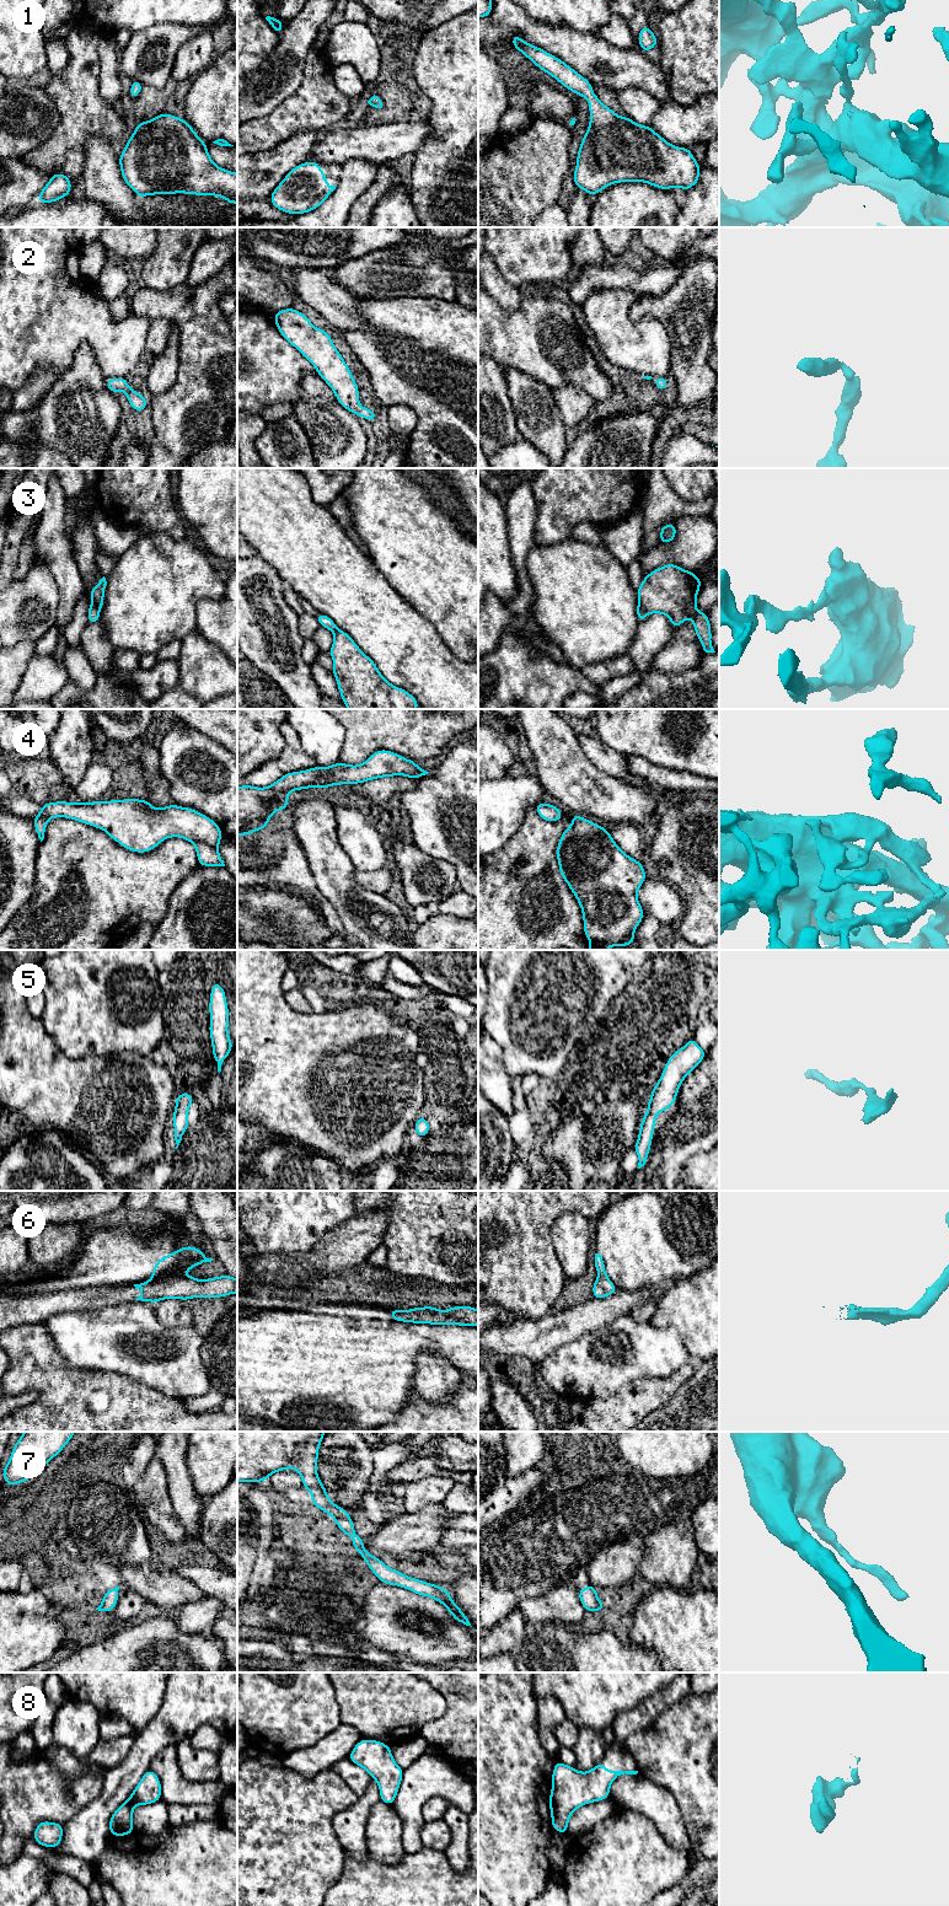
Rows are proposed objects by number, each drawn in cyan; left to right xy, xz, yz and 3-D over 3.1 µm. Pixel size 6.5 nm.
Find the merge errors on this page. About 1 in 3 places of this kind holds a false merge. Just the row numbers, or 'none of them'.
3

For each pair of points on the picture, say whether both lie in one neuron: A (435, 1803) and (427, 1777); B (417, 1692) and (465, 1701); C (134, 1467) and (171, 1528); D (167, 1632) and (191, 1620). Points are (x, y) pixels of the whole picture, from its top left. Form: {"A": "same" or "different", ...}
{"A": "different", "B": "different", "C": "different", "D": "different"}

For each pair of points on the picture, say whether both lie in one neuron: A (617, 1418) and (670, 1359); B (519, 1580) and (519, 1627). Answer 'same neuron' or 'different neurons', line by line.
A: different neurons
B: same neuron

